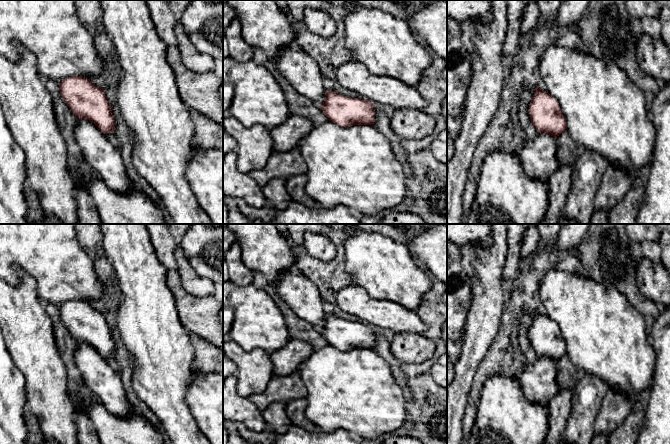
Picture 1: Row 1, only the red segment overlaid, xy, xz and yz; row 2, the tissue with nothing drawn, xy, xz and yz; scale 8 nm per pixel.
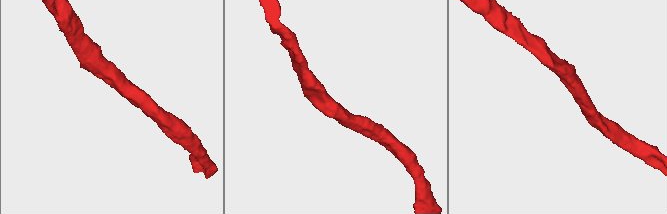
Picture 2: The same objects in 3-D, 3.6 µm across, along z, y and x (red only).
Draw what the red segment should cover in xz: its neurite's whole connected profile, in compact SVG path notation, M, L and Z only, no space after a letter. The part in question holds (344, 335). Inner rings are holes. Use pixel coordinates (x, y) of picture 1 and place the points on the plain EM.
M326 314L320 331L329 345L342 351L373 349L375 346L375 331L366 323L347 321Z

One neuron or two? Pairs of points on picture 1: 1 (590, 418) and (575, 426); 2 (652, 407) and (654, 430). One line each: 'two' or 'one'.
1: one
2: one

